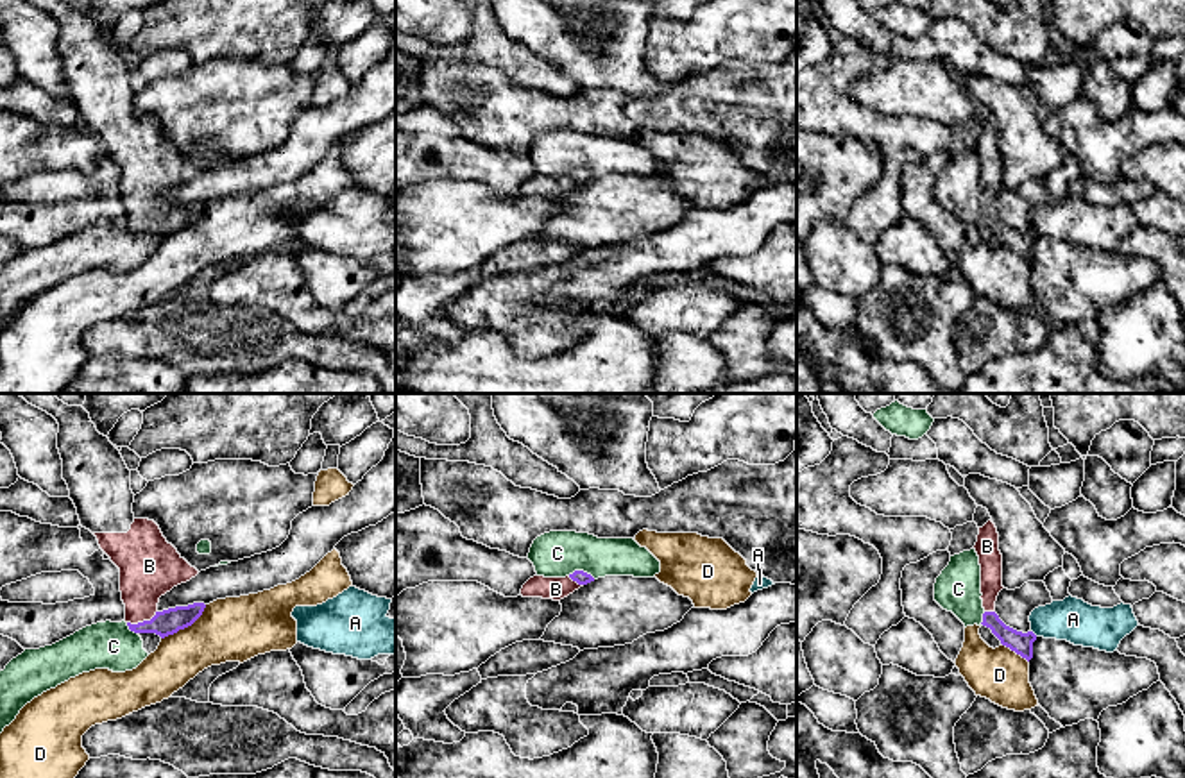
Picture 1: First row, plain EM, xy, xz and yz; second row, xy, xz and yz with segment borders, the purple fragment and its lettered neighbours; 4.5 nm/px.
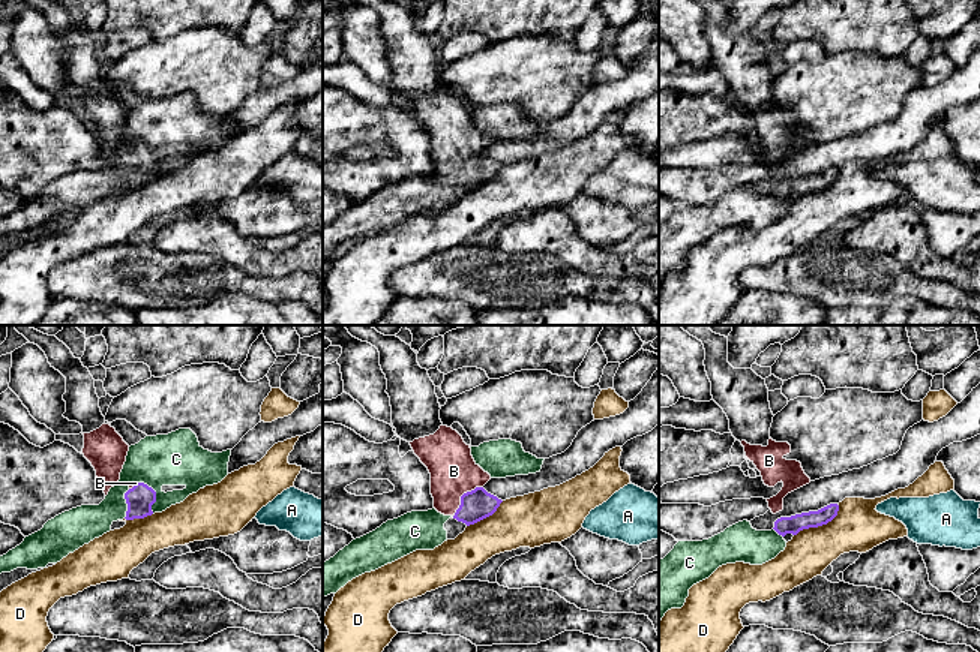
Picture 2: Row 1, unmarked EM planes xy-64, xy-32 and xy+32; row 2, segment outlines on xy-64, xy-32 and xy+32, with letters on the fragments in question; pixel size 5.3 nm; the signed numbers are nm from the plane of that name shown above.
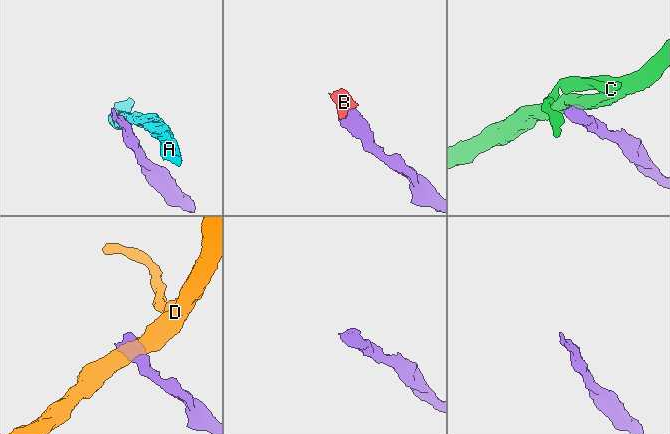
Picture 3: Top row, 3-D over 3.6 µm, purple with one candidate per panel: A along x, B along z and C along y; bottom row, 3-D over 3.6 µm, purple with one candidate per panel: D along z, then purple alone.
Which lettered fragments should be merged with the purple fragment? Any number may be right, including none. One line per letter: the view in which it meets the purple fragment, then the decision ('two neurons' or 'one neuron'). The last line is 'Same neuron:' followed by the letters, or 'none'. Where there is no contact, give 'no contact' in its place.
A: contact in yz; two neurons
B: contact in xy; one neuron
C: contact in xz; two neurons
D: contact in xy; two neurons
Same neuron: B

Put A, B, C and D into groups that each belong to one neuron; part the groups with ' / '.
A / B / C / D

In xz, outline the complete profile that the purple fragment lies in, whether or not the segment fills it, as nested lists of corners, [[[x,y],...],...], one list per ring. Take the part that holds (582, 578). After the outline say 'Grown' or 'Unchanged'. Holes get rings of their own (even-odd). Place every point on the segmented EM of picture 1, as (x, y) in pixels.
[[[575,571],[566,578],[533,576],[523,585],[521,596],[560,601],[591,581],[594,578],[584,571]]]. Grown

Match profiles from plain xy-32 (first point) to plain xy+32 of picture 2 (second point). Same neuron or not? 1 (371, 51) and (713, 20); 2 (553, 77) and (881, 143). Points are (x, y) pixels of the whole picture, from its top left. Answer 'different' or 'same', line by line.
1: different
2: different

